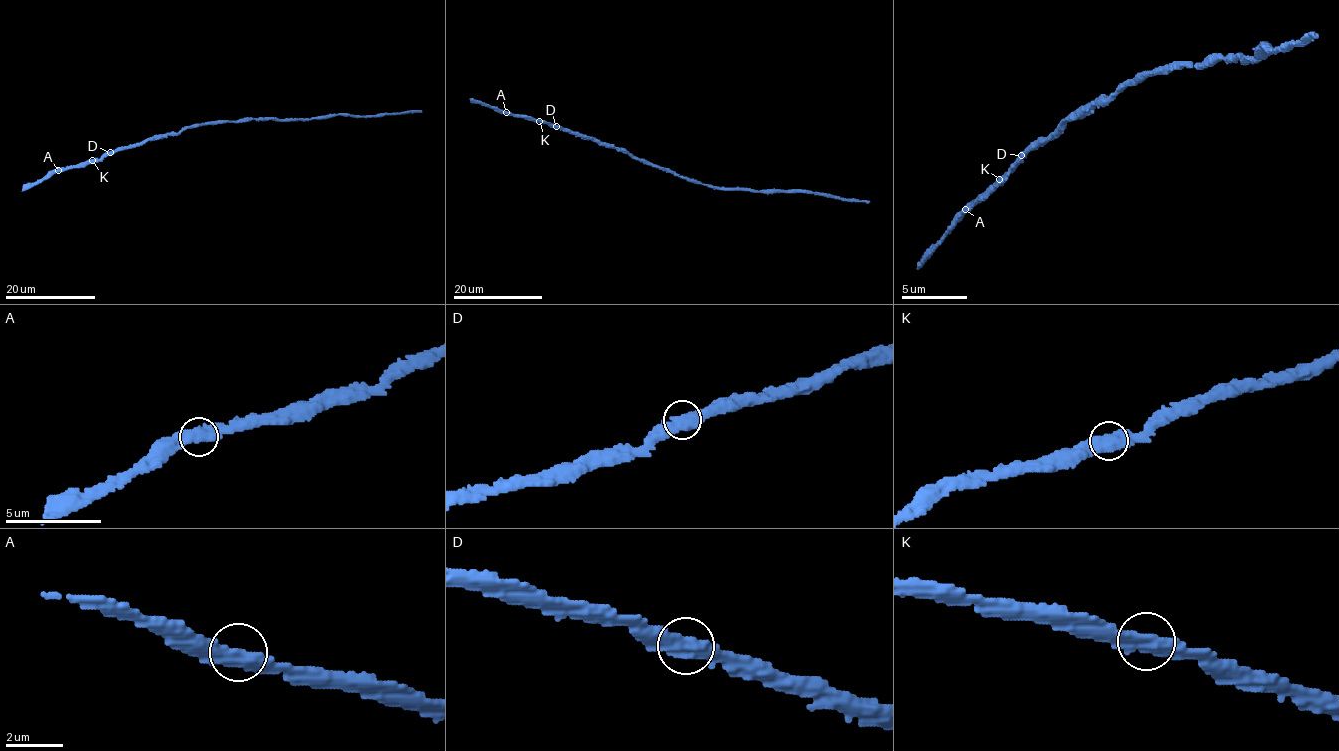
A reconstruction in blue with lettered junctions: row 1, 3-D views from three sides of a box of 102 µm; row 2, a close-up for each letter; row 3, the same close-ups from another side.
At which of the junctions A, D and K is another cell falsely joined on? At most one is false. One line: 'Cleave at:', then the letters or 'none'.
Cleave at: none

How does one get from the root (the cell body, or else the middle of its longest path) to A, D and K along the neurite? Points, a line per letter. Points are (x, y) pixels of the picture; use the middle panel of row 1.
A: (651, 166), (623, 150), (600, 145), (590, 138), (551, 127), (546, 122), (535, 122), (506, 112)
D: (651, 166), (623, 150), (600, 145), (557, 126)
K: (651, 166), (623, 150), (600, 145), (590, 138), (539, 121)

